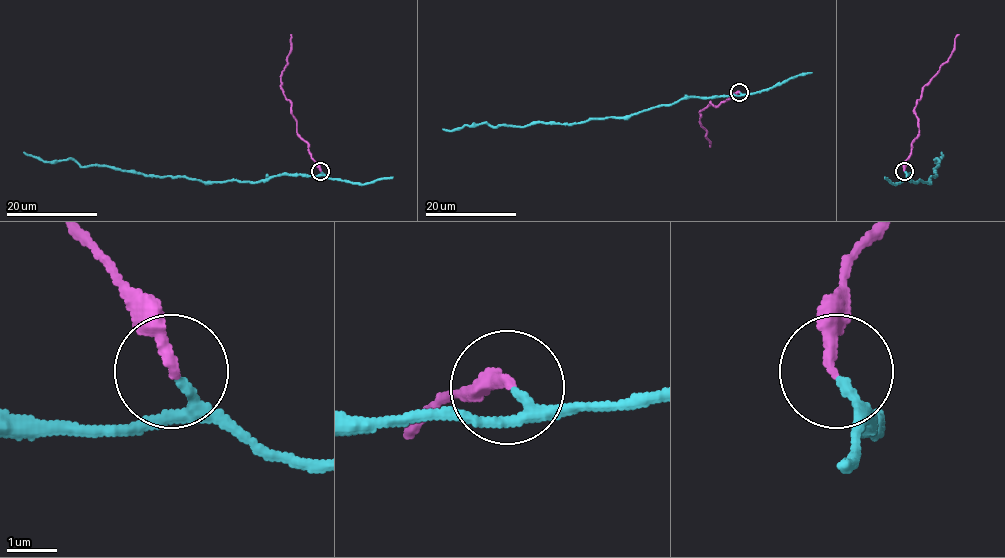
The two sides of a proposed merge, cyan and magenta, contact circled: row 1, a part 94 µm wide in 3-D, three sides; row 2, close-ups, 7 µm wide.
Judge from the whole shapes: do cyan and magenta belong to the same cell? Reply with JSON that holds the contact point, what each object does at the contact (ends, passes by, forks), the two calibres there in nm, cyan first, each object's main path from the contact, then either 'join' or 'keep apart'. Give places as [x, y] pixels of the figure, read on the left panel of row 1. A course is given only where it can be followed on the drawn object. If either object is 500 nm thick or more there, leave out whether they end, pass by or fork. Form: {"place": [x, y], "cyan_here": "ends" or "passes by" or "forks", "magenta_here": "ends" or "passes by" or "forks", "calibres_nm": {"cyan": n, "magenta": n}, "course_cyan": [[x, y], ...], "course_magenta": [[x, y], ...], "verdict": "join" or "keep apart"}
{"place": [320, 171], "cyan_here": "passes by", "magenta_here": "ends", "calibres_nm": {"cyan": 150, "magenta": 220}, "course_cyan": [[321, 171], [205, 182], [104, 165], [80, 167], [68, 159], [45, 161], [23, 152]], "course_magenta": [[320, 170], [308, 145], [297, 133], [291, 103], [281, 86], [281, 72], [291, 48], [290, 34]], "verdict": "join"}

